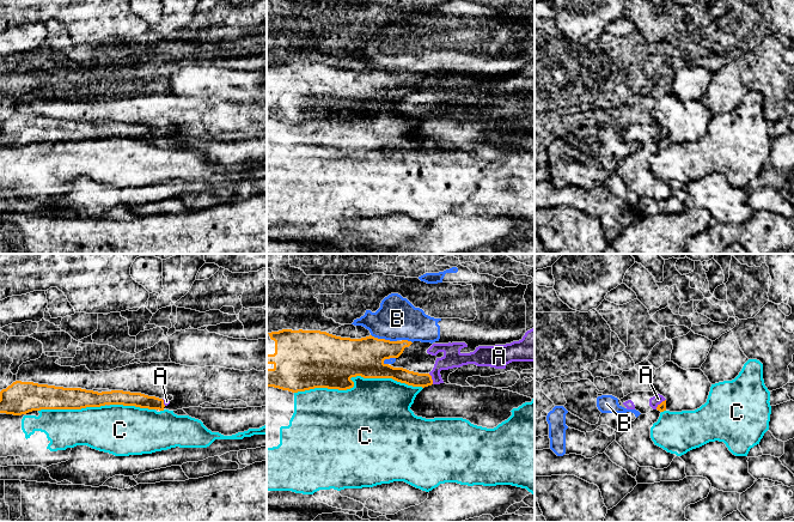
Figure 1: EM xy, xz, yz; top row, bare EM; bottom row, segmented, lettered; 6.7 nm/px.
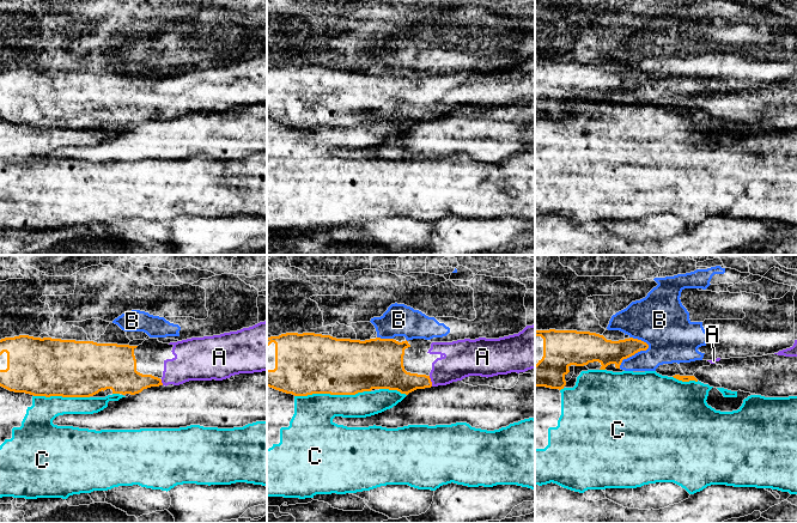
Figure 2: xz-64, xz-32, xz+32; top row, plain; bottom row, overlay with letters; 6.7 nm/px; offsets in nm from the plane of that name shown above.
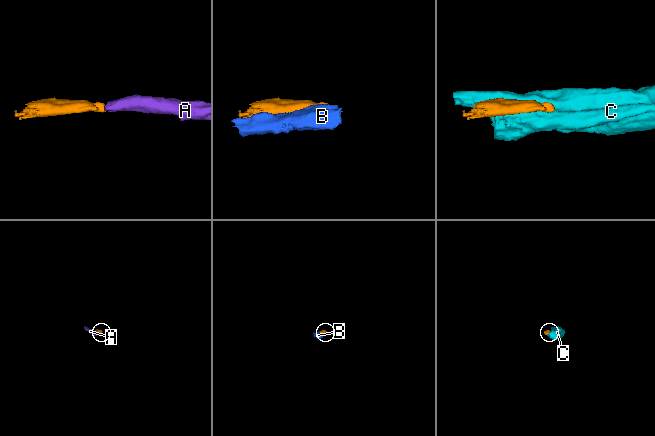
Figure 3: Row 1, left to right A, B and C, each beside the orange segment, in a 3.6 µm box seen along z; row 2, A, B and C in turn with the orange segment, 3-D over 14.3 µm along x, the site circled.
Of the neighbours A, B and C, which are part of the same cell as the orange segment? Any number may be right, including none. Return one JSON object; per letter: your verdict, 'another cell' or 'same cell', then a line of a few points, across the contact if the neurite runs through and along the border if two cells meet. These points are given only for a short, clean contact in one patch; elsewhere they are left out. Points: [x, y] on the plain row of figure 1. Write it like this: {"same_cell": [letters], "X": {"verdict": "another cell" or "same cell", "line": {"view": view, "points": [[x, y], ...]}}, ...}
{"same_cell": ["A"], "A": {"verdict": "same cell", "line": {"view": "xz", "points": [[401, 107], [411, 110], [431, 110], [452, 89]]}}, "B": {"verdict": "another cell"}, "C": {"verdict": "another cell"}}

